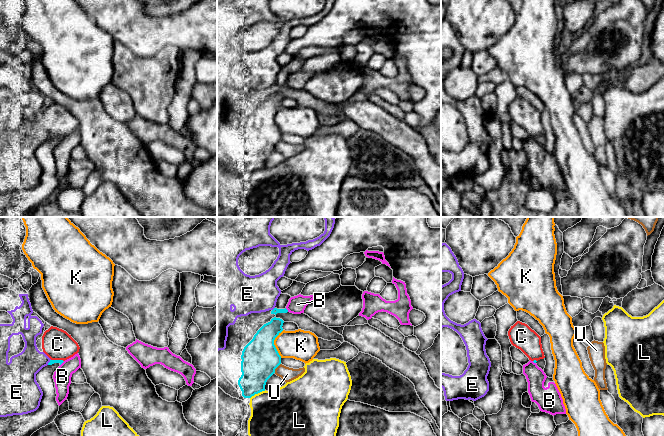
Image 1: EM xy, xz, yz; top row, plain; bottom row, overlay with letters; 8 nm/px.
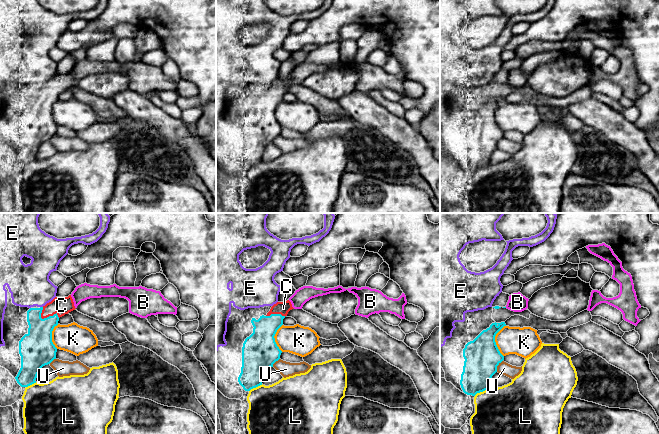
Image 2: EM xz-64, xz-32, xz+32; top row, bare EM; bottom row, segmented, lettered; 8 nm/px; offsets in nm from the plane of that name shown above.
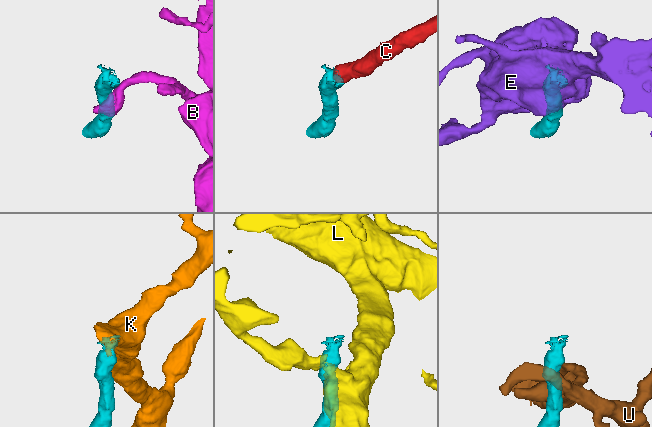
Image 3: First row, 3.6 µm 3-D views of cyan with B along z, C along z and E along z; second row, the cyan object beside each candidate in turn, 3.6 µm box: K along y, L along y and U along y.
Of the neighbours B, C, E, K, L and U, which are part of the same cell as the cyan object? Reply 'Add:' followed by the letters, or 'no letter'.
Add: C

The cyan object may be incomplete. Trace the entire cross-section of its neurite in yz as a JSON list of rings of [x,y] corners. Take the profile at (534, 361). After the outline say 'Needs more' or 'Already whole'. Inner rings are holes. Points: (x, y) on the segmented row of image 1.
[[[517,321],[509,329],[508,336],[511,344],[520,349],[534,363],[545,358],[541,337],[527,324]]]. Needs more

